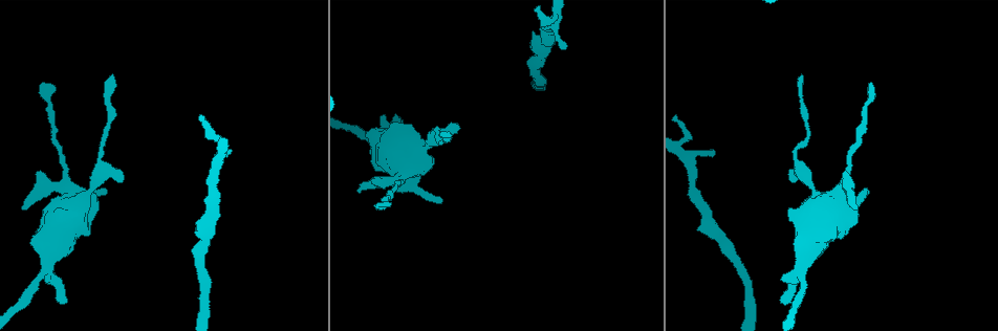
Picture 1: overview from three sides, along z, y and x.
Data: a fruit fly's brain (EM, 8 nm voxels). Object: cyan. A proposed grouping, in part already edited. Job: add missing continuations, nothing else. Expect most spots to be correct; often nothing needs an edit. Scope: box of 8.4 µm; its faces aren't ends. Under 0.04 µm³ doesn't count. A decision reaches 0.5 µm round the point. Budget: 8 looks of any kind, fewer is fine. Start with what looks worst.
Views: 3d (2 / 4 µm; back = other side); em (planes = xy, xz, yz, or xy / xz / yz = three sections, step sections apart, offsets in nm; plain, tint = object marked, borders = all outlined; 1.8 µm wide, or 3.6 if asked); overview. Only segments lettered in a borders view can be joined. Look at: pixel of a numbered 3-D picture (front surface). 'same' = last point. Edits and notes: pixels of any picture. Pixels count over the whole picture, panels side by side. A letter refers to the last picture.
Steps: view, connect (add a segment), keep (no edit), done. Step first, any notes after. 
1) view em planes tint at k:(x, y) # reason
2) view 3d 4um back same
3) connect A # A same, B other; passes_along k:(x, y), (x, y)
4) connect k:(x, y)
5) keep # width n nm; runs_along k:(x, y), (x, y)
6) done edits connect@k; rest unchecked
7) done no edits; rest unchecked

view 3d 4um at 1:(449, 135) # thin end

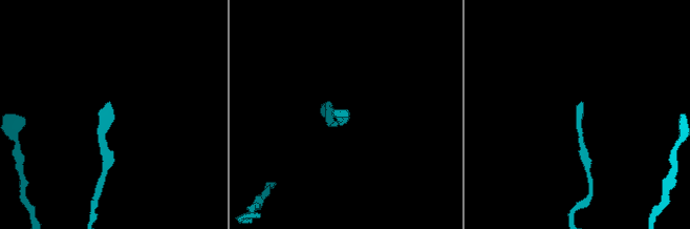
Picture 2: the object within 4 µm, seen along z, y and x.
view em planes borders at 2:(346, 116)

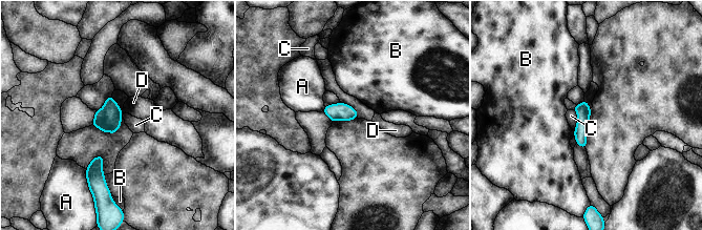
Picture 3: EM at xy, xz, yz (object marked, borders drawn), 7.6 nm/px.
keep # A other, B other, C other, D other; border 3:(340, 101), (350, 105), (358, 117); no lettered segment goes on from it

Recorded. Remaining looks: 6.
view em planes borders at 1:(356, 190) # free end

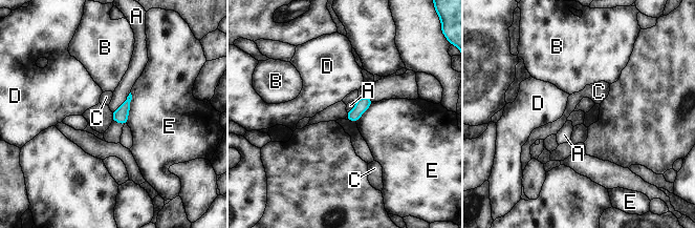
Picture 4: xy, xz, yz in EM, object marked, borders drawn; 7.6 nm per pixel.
keep # A other, B other, C other, D other, E other; border 4:(130, 91), (127, 98), (112, 112); no lettered segment goes on from it

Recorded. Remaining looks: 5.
view em 3.6um planes tint at 1:(715, 152)

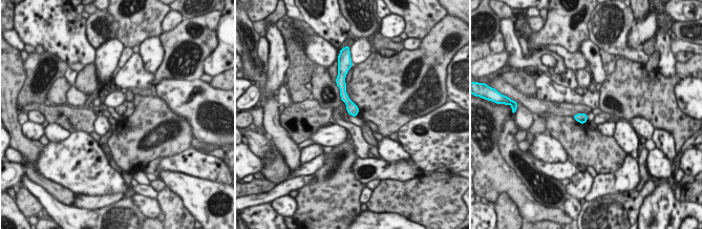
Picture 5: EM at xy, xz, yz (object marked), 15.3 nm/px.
view em 3.6um planes borders same

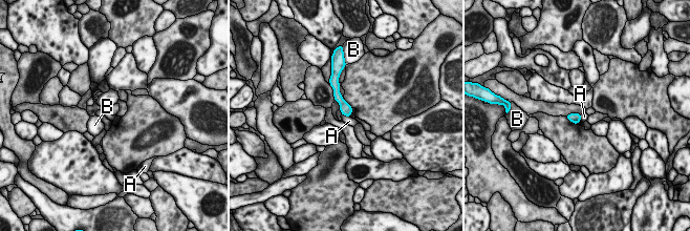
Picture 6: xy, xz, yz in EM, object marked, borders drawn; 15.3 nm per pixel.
keep # A other, B other; border 6:(342, 113), (349, 117); no lettered segment goes on from it

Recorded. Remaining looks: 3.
done no edits; rest unchecked

